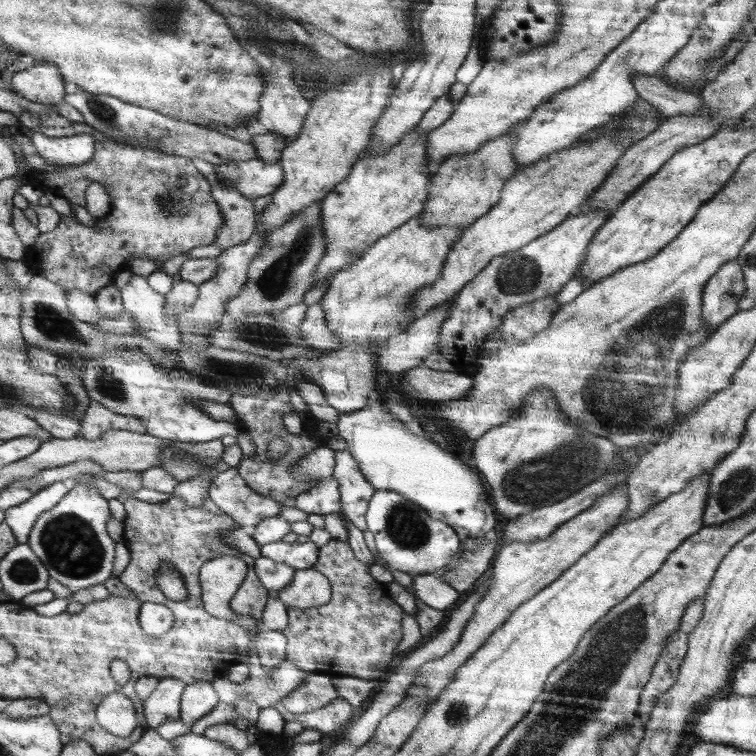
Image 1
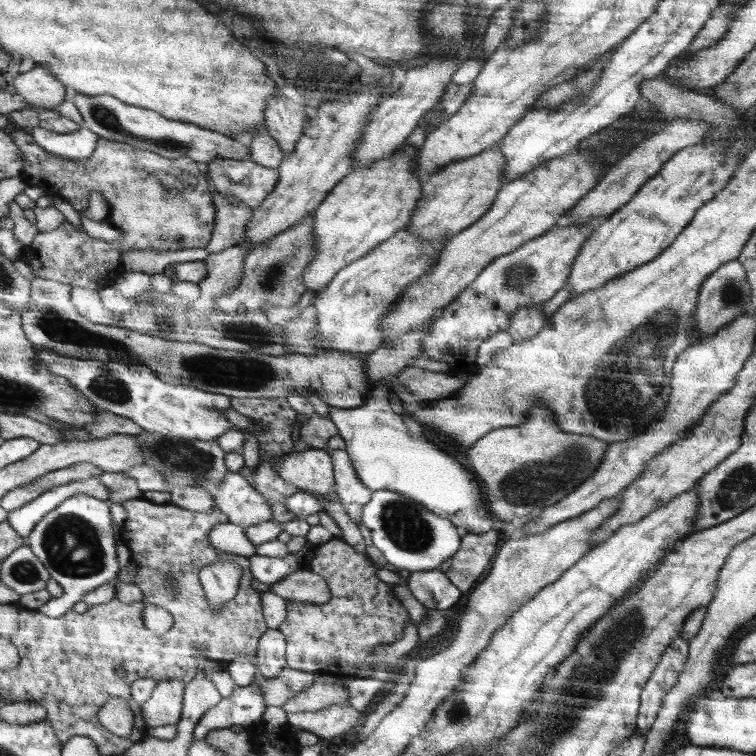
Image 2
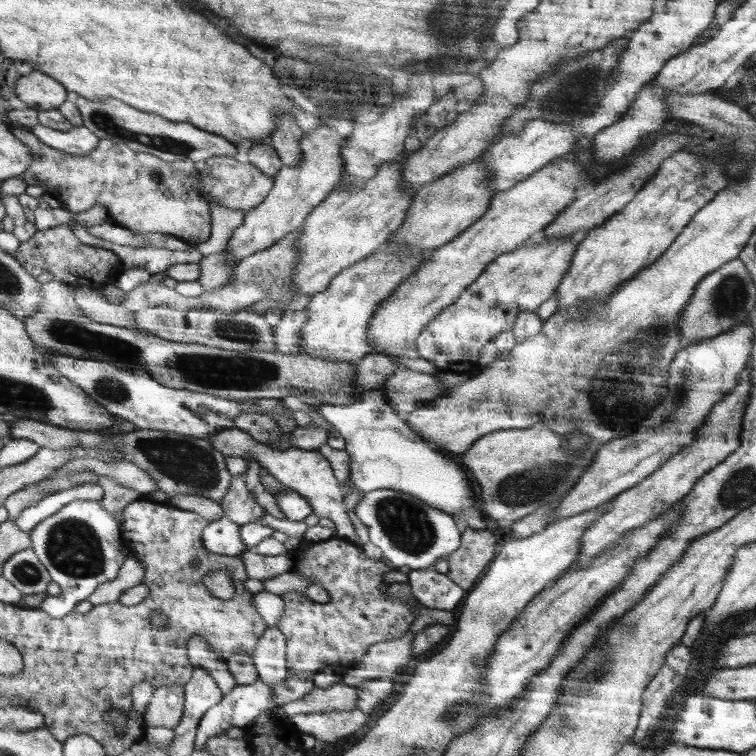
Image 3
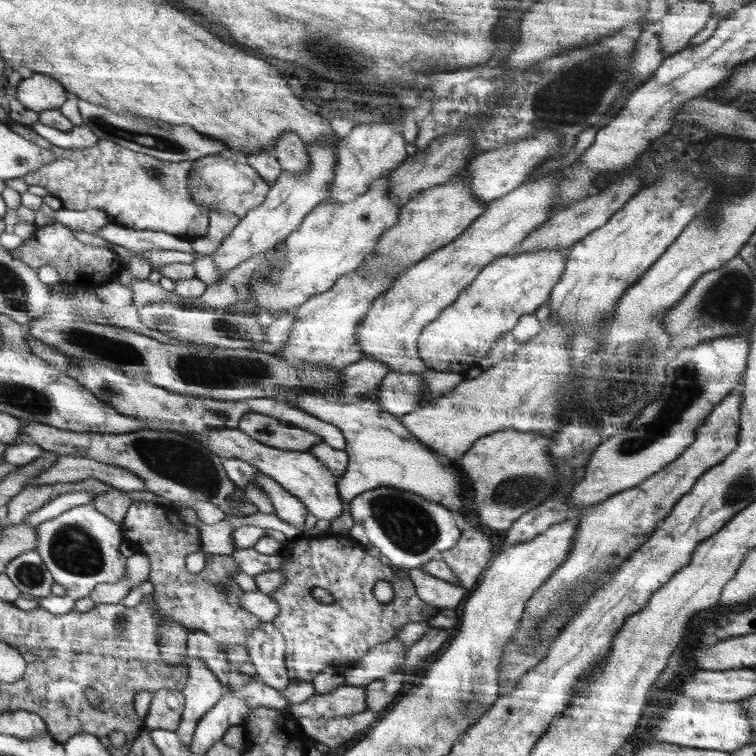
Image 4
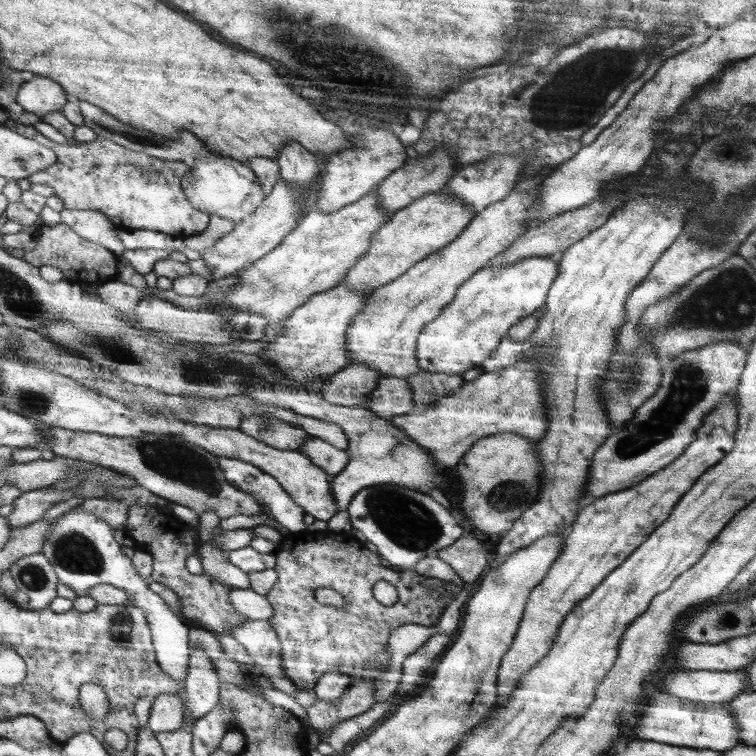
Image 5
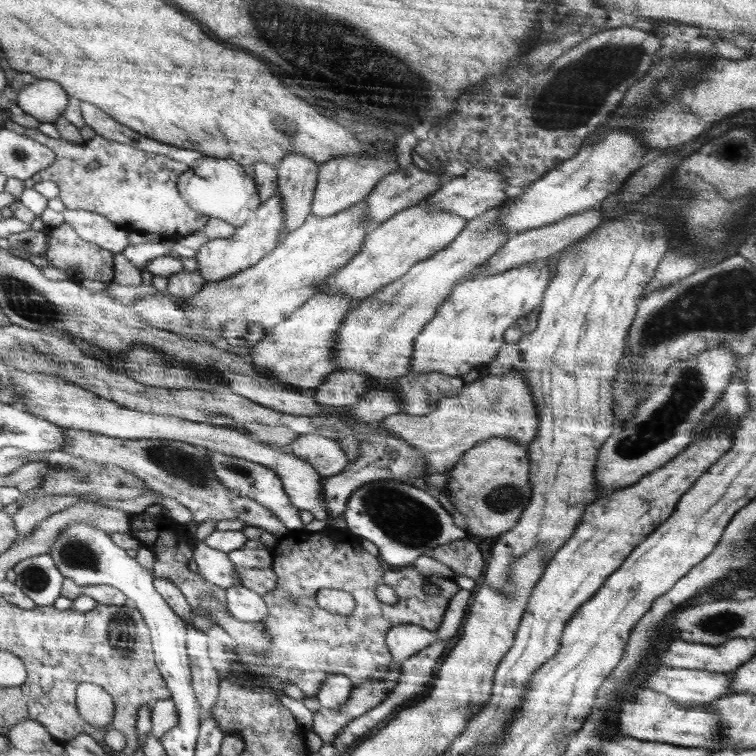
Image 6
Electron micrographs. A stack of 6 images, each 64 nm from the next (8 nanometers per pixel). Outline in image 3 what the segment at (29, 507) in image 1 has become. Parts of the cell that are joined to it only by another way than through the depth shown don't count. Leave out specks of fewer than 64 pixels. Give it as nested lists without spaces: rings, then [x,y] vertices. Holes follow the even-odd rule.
[[[88,482],[75,486],[70,490],[57,492],[54,496],[49,496],[32,508],[27,508],[22,512],[22,516],[17,518],[17,525],[23,531],[33,532],[33,530],[47,518],[58,514],[65,506],[76,500],[101,501],[105,497],[105,488],[98,482]]]

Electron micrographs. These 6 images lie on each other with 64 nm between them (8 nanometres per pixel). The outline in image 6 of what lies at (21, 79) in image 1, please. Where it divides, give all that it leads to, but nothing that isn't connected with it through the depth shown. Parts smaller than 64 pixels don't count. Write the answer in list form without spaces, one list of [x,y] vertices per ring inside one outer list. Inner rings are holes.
[[[40,80],[26,87],[19,98],[19,106],[42,123],[54,123],[68,110],[71,94],[54,80]]]

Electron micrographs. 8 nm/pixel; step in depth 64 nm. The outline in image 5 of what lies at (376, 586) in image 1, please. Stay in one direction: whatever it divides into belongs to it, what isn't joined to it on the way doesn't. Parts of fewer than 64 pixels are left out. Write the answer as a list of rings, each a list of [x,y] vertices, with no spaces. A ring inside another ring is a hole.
[[[328,529],[318,535],[308,530],[297,534],[287,533],[278,543],[278,548],[274,550],[273,555],[276,559],[273,569],[277,572],[277,581],[274,588],[264,595],[274,609],[272,619],[267,622],[278,635],[280,665],[285,675],[297,688],[307,687],[308,690],[313,690],[324,673],[337,670],[350,677],[361,674],[365,670],[366,663],[372,659],[384,661],[386,648],[388,648],[387,642],[392,631],[408,623],[426,627],[435,626],[443,617],[444,609],[447,608],[446,600],[438,598],[438,591],[446,589],[446,591],[457,593],[464,589],[464,587],[436,577],[425,577],[416,571],[410,572],[410,569],[404,569],[404,572],[394,572],[394,568],[392,570],[384,568],[378,560],[378,553],[366,550],[365,542],[360,541],[350,532],[336,533]],[[379,580],[389,582],[398,591],[398,602],[393,606],[383,606],[374,599],[372,588]],[[323,587],[329,587],[336,590],[340,596],[344,596],[346,606],[336,609],[336,607],[319,603],[315,599],[314,592]]]

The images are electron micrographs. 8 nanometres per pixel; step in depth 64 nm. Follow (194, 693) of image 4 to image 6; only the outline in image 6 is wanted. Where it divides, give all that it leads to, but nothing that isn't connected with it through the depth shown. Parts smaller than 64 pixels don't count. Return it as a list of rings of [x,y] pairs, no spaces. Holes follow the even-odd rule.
[[[187,625],[187,650],[190,657],[191,685],[195,690],[202,715],[210,713],[218,696],[220,676],[207,651],[208,636],[193,625]]]

